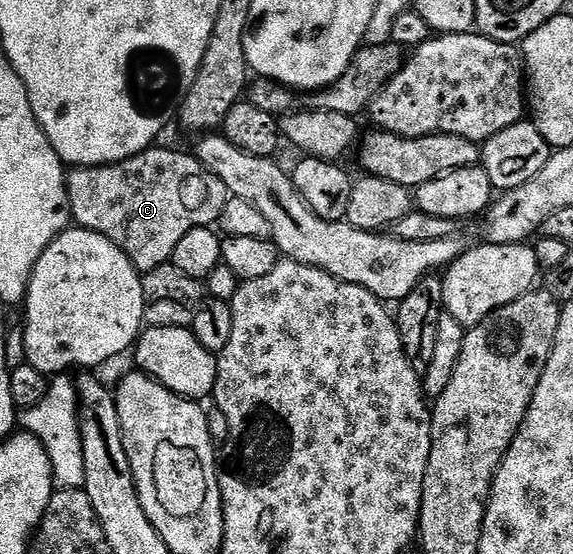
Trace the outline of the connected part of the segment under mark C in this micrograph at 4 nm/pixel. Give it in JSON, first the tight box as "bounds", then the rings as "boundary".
{"bounds":[65,147,231,275],"boundary":[[[150,147],[126,161],[110,165],[83,165],[68,174],[65,186],[69,192],[69,211],[80,228],[90,229],[115,243],[127,259],[144,275],[155,267],[170,264],[175,246],[192,229],[216,226],[223,215],[223,207],[231,196],[229,189],[192,152],[176,153],[173,149]]]}

